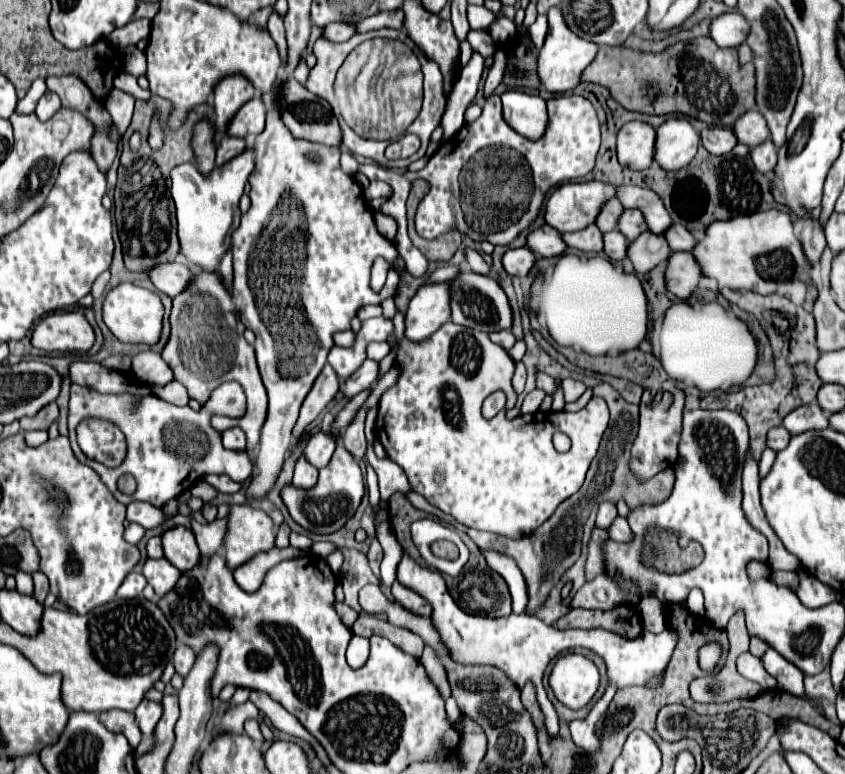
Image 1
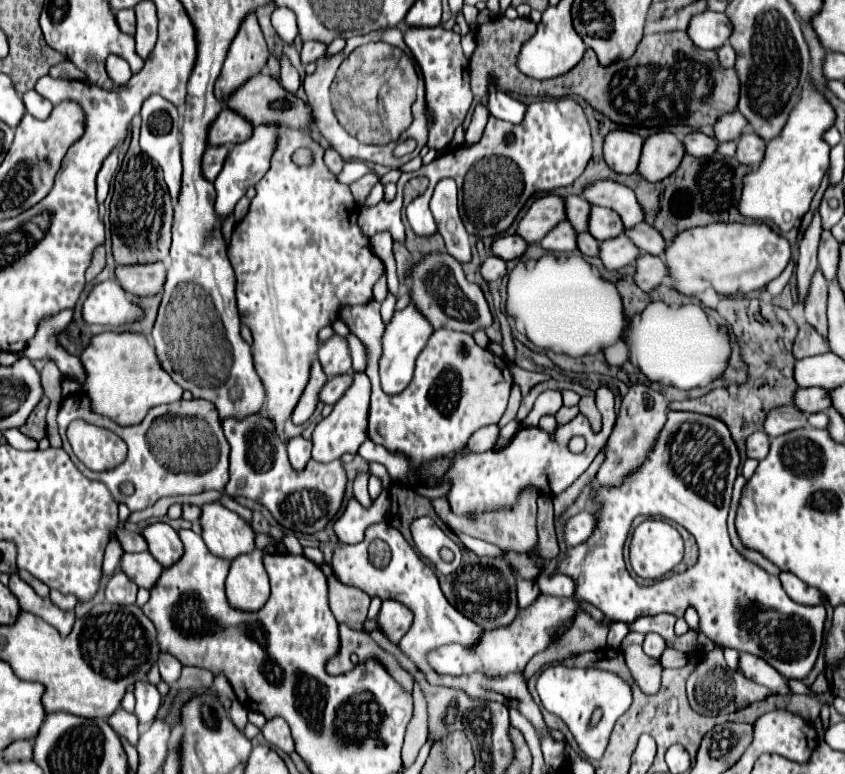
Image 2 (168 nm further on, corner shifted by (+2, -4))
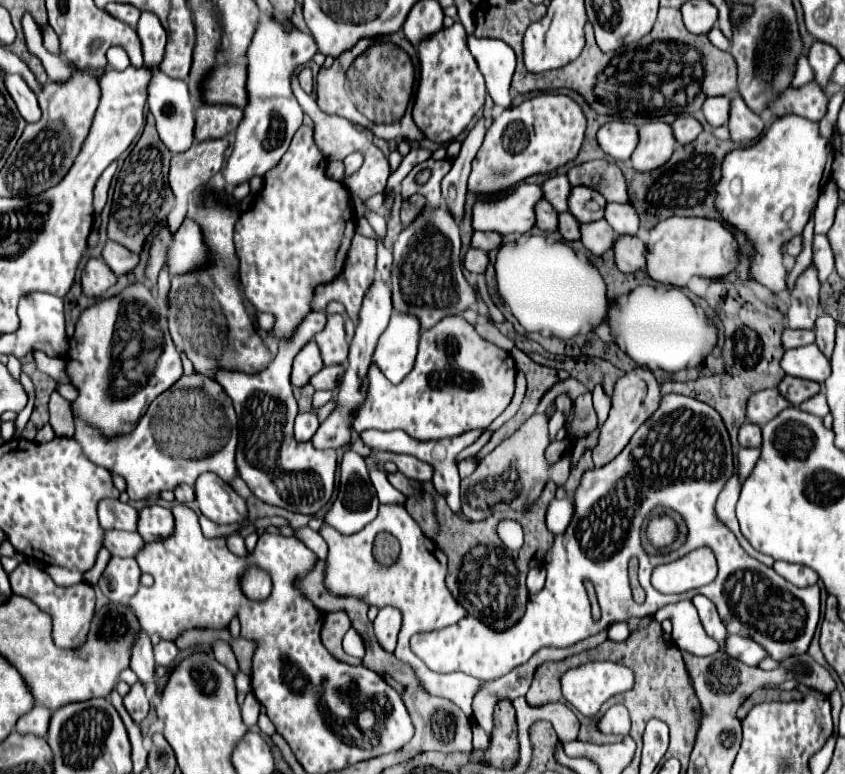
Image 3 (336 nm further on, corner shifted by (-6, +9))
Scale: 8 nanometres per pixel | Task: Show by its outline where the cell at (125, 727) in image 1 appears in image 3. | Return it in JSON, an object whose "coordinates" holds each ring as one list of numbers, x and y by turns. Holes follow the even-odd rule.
{"coordinates":[[136,681,130,691,124,695,124,707,130,713,130,717,134,719,134,723,140,723,146,715,148,715,148,699,144,695,144,685,140,681]]}

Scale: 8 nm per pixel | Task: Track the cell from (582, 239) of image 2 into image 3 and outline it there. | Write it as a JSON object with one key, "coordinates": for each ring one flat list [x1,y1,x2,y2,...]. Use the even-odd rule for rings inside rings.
{"coordinates":[[560,213,560,229,558,233,566,241,580,240,580,231,578,231,578,221,570,213]]}

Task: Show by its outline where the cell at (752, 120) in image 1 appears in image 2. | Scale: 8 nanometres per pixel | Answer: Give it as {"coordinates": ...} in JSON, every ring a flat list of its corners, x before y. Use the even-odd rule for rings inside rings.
{"coordinates":[[736,110,732,114,724,114,716,122,714,136,718,142,730,142,730,140,738,140,744,130,748,130,748,120]]}

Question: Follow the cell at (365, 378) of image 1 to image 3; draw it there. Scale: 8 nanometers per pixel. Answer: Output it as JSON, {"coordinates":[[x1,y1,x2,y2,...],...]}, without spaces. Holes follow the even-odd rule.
{"coordinates":[[332,365,332,367,324,367,320,369,320,373,310,377,310,385,314,389,328,389,334,391,336,389,336,381,338,377,344,375,344,367,342,365]]}

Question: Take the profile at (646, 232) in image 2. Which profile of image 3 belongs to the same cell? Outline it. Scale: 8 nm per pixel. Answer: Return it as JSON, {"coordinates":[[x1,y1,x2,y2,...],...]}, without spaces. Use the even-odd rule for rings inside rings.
{"coordinates":[[608,203,604,219,618,235,636,235,638,233,638,213,630,203]]}

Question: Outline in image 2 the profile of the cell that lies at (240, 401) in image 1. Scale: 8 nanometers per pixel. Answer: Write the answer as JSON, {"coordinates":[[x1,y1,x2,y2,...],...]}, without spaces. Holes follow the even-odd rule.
{"coordinates":[[72,394,66,396,60,404,58,412,58,426,60,426,60,436,64,440,64,450,72,458,74,466,90,480,98,480,108,486,116,502,126,504,132,512,134,510,144,510,148,506,154,506,156,500,164,496,182,496,182,494,198,494,204,490,218,490,222,492,224,486,228,484,228,452,230,446,222,434,222,424,216,414,216,406,208,400,180,400,174,404,162,404,154,406,148,410,144,420,134,426,120,426,112,422,110,418,102,418,102,414,96,414,88,402,88,398,74,398],[82,418,90,424,102,426,118,434,126,444,128,444,128,456,126,462,120,464,114,470,108,472,92,472,82,466,82,462,74,456,70,444,66,442,66,428,72,420],[130,480,134,484,134,494,132,496,122,496,118,486,122,482]]}

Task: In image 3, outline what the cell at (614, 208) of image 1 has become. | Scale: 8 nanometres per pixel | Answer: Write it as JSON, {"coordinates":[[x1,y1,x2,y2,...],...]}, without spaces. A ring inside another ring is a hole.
{"coordinates":[[554,175,542,183,544,189,544,199,556,209,556,211,568,211,568,193,570,193,570,183,566,175]]}

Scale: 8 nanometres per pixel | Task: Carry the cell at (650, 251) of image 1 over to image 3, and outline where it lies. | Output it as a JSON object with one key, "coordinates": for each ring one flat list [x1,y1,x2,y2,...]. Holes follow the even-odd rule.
{"coordinates":[[604,219,592,221,590,225,580,223,580,241,584,249,588,249,594,255,602,255,604,251,612,249,614,239,616,239,616,233]]}

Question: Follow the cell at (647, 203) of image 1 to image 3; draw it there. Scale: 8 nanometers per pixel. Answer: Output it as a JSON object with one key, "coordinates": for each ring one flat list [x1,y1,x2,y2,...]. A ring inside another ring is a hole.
{"coordinates":[[588,161,582,165,574,165,568,169,568,181,572,185,586,185,596,189,600,195,604,195,606,201,618,201,628,203,628,191,626,191,626,179,618,165,608,161]]}

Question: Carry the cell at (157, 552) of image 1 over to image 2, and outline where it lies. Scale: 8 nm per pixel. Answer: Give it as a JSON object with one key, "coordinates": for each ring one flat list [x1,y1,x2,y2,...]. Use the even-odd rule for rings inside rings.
{"coordinates":[[116,530,114,536,120,540,124,552,148,552,148,544,144,542,144,536,140,534,132,534,128,530]]}

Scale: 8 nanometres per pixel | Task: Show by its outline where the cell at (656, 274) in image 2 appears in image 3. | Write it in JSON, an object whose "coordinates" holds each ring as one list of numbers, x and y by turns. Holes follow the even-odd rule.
{"coordinates":[[618,235,614,245,614,263,622,273,634,273,644,269,646,261,646,245,636,235]]}

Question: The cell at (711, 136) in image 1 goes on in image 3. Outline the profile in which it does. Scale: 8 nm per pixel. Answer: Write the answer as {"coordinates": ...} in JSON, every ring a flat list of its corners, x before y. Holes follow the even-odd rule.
{"coordinates":[[680,117,672,123,672,135,680,145,694,141,702,133,702,125,692,117]]}

